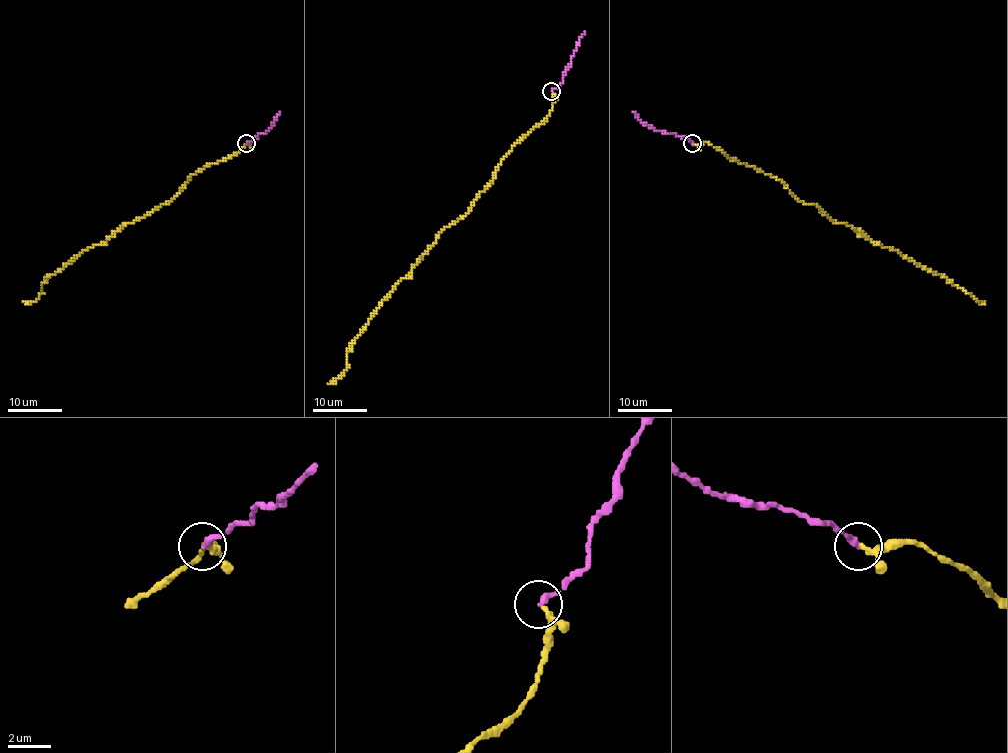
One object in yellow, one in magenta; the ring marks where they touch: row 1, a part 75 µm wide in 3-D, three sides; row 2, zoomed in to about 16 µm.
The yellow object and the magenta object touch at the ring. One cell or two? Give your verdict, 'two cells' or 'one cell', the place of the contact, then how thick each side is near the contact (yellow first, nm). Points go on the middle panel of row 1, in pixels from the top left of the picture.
one cell; at (551, 91); 220 nm thick on the yellow side, 300 nm on the other

